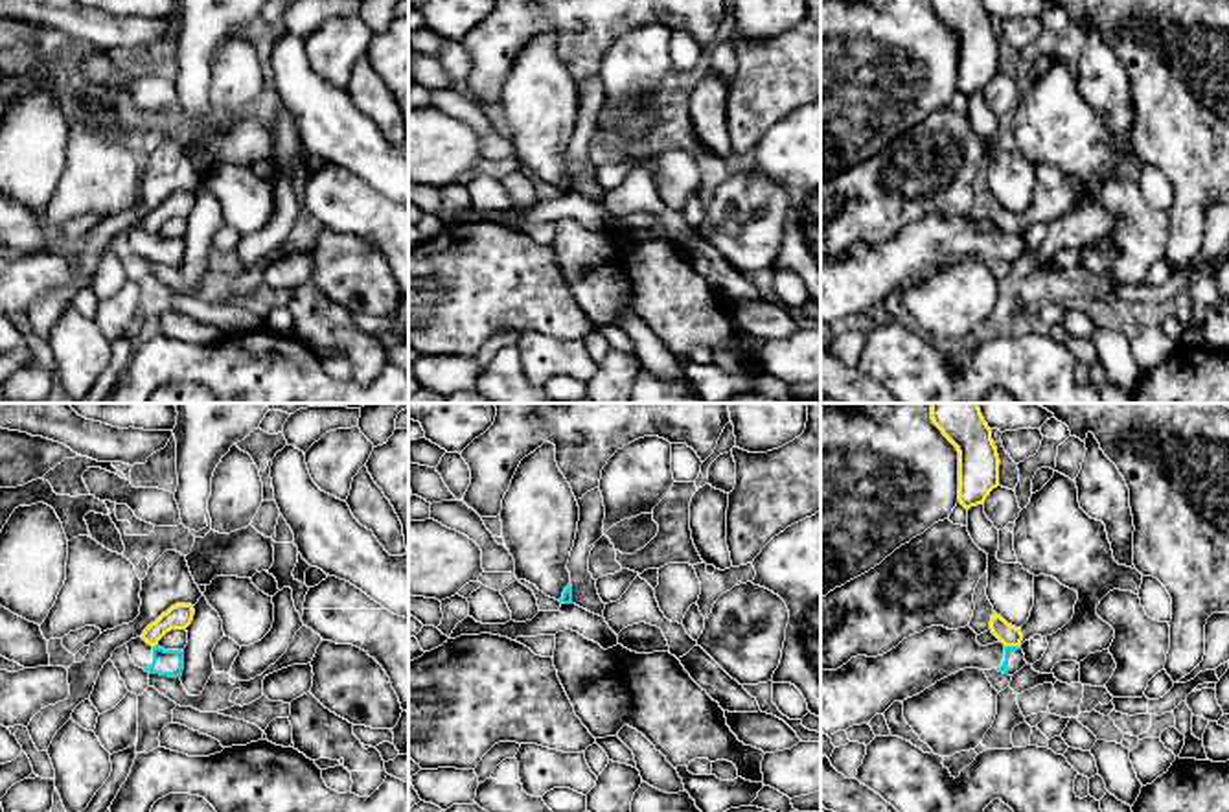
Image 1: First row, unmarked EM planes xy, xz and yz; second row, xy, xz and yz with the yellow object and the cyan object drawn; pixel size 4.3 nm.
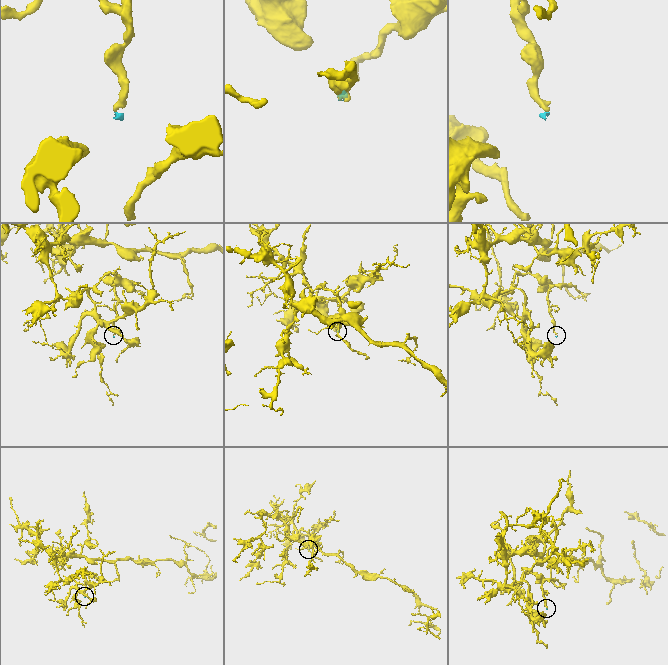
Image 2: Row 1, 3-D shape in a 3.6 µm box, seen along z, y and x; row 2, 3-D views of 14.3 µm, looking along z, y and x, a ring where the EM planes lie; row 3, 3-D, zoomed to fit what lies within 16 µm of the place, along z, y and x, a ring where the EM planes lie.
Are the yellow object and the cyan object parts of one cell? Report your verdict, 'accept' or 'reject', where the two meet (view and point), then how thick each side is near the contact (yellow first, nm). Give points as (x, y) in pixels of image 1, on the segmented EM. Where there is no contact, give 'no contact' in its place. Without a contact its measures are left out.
reject | yz (1012, 645) | 90/40 nm

